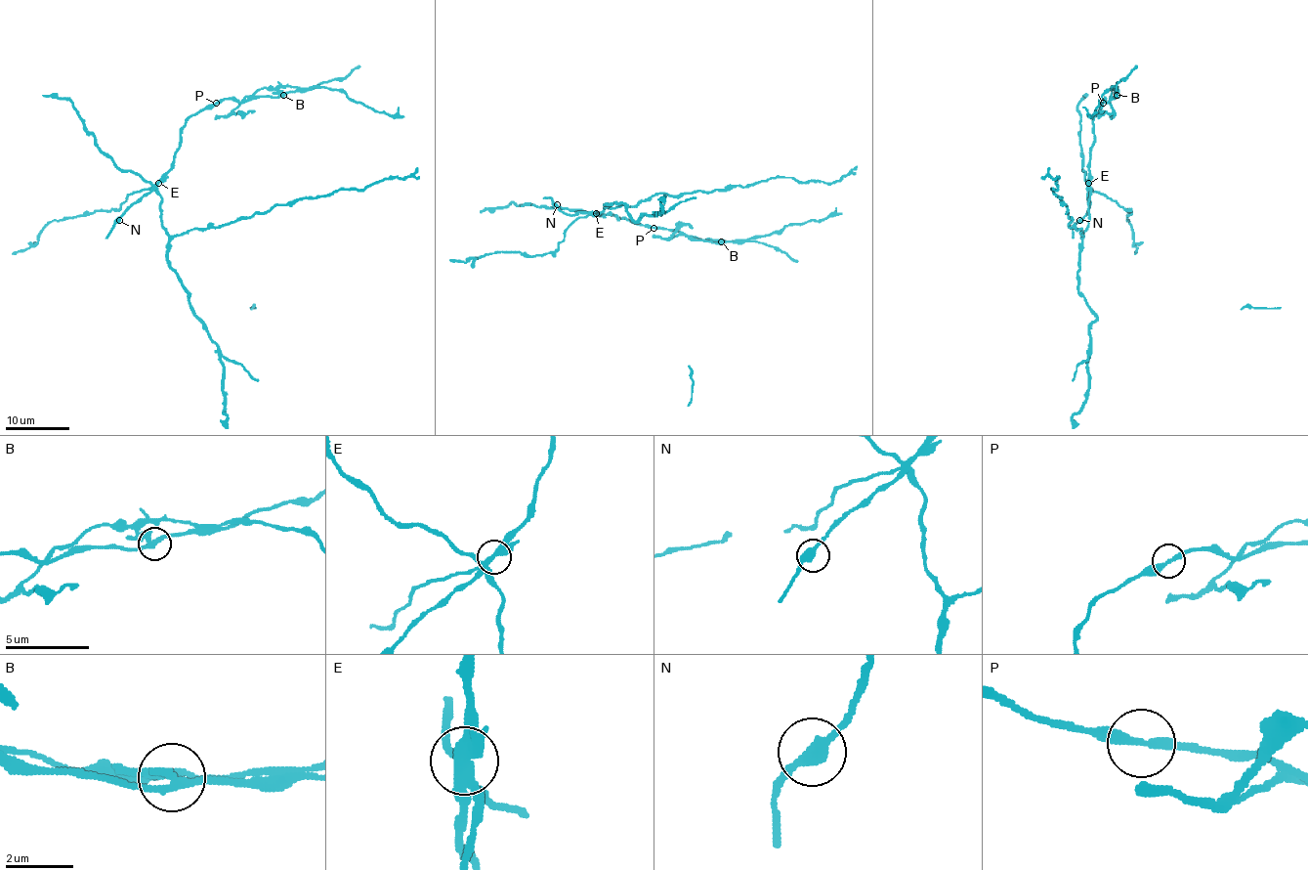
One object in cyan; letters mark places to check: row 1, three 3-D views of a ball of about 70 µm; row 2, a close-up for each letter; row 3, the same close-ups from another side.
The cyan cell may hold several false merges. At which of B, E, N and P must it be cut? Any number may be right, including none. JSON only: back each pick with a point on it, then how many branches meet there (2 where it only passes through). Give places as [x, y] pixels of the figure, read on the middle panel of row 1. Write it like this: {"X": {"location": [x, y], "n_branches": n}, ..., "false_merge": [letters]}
{"B": {"location": [721, 241], "n_branches": 3}, "E": {"location": [596, 213], "n_branches": 4}, "false_merge": ["B", "E"]}

